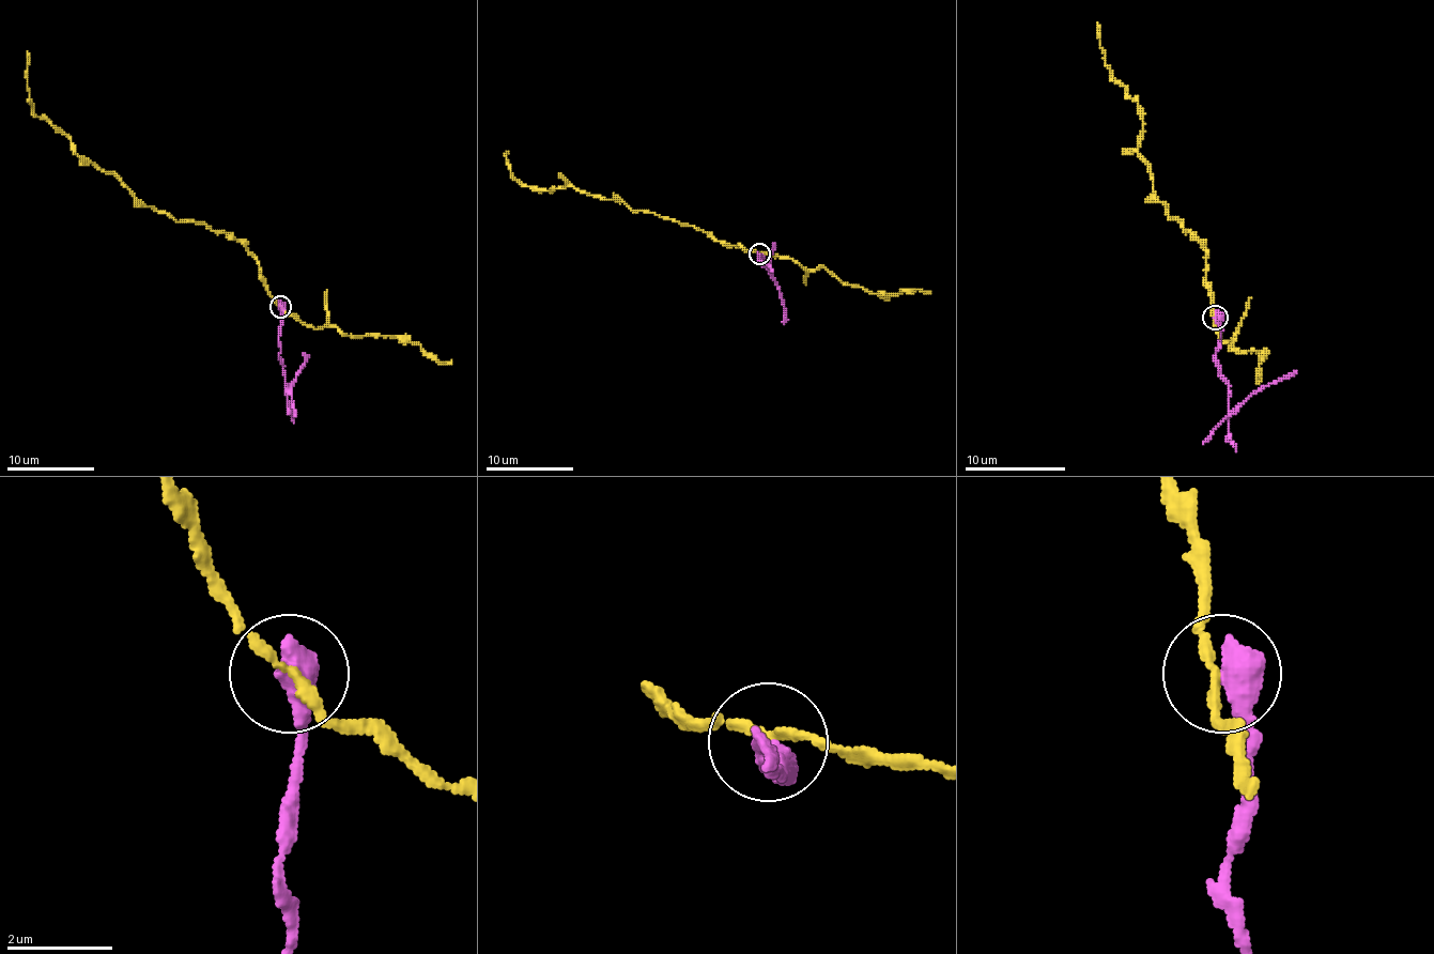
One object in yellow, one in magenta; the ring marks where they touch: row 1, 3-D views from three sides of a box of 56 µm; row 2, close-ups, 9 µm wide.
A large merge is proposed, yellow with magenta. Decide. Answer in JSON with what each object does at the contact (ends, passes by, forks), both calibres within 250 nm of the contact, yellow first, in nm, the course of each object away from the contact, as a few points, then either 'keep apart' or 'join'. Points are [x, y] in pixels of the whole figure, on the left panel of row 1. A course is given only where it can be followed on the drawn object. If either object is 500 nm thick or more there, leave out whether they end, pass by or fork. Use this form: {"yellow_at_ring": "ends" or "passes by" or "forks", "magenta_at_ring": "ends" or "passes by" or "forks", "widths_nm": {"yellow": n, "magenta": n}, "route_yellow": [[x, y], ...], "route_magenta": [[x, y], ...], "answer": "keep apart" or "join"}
{"widths_nm": {"yellow": 170, "magenta": 600}, "route_yellow": [[280, 307], [244, 246], [154, 211], [33, 112], [27, 51]], "route_magenta": [[280, 307], [278, 359], [288, 388], [305, 364], [305, 353]], "answer": "keep apart"}

